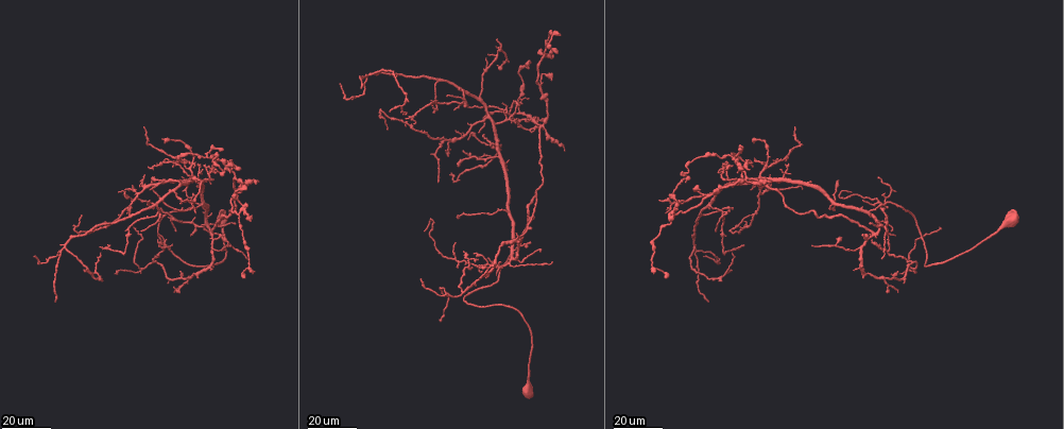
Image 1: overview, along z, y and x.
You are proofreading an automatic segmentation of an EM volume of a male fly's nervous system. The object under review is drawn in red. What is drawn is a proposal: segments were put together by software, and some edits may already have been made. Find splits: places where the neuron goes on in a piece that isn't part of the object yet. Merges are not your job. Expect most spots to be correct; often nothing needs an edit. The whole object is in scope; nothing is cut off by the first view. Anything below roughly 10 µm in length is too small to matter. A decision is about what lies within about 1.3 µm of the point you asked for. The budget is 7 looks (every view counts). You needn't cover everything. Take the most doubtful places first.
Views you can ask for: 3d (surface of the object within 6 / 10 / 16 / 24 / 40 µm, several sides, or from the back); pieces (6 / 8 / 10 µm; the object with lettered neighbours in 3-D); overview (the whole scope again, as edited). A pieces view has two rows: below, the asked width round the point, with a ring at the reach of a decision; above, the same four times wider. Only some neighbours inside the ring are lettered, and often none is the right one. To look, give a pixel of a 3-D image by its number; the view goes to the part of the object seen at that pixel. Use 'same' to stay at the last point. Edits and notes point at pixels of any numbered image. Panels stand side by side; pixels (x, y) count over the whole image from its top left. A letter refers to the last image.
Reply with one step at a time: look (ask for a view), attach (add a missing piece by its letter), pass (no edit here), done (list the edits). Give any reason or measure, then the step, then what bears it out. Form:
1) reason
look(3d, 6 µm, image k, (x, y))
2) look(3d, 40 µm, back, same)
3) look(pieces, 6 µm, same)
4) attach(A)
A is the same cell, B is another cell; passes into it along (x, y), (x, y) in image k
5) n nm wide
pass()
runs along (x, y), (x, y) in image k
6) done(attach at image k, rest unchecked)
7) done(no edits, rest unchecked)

long arm stops here
look(3d, 16 µm, image 1, (838, 179))

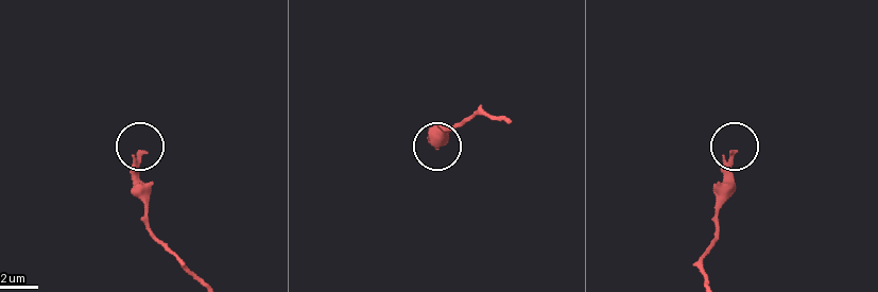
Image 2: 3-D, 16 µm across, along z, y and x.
what lies round it
look(pieces, 10 µm, image 2, (732, 152))

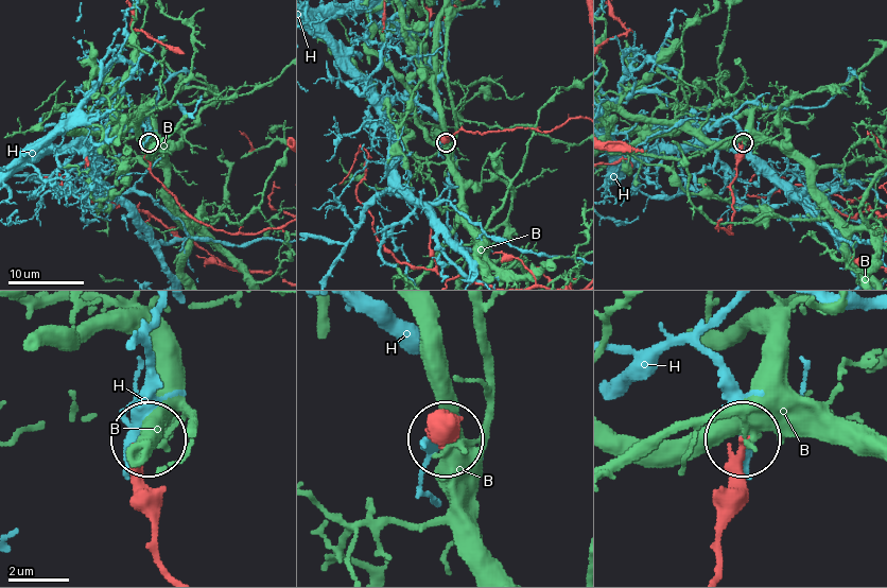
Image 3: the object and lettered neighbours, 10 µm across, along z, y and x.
pass()
B and H are other cells; no lettered piece goes on from it

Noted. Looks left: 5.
long arm stops here
look(3d, 16 µm, image 1, (360, 89))

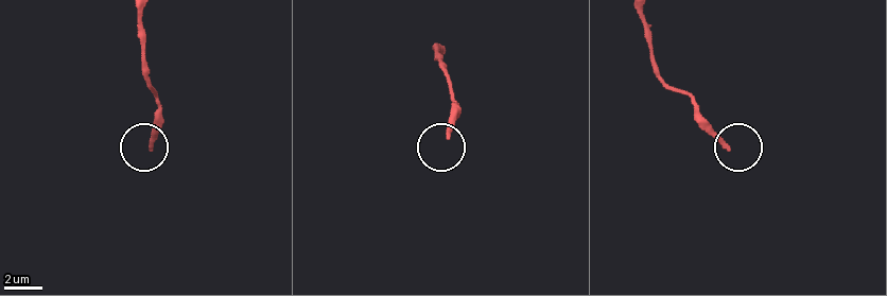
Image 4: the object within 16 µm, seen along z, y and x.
what lies round it
look(pieces, 8 µm, image 4, (151, 148))

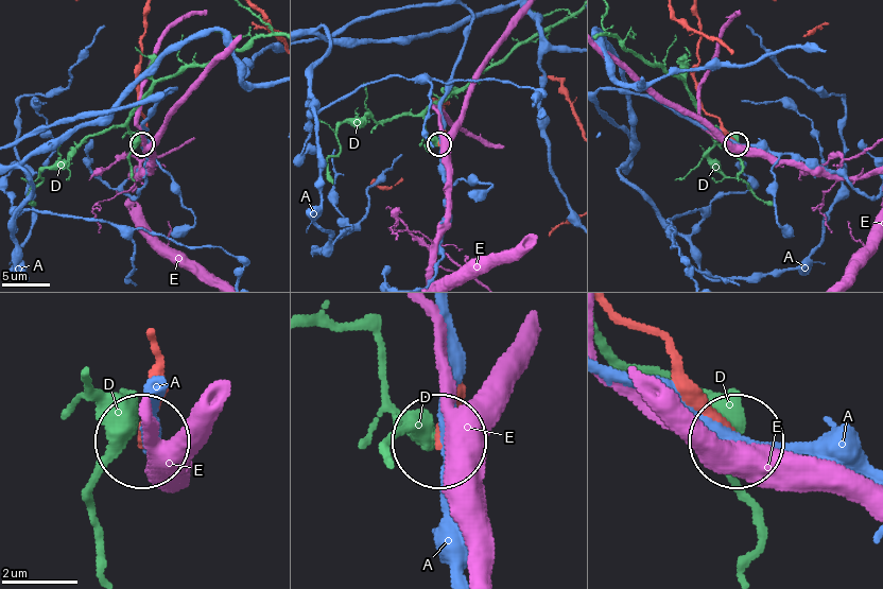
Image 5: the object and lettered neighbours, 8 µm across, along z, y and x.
220 nm wide
pass()
A, D and E are other cells; runs along (622, 313), (660, 335), (689, 393), (733, 436) in image 5; none of them fits

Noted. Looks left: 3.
tapers out
look(3d, 16 µm, image 1, (454, 244))

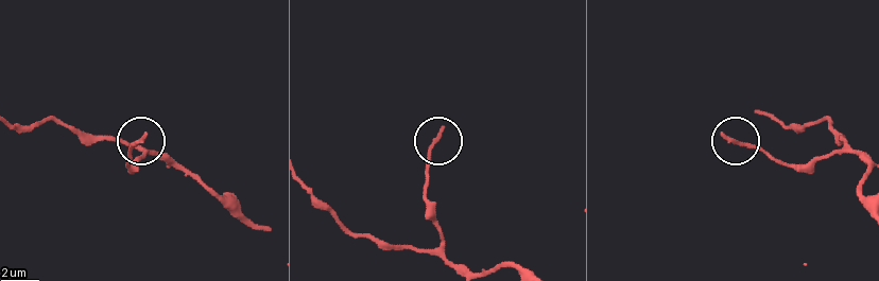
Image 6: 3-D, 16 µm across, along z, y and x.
see the neighbours
look(pieces, 10 µm, image 6, (146, 135))

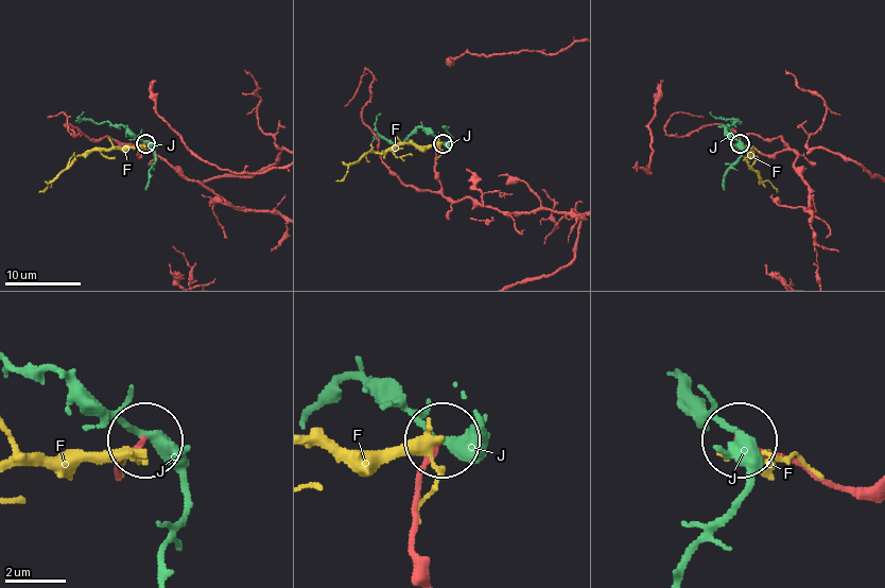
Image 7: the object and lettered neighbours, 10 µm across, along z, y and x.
pass()
F and J are other cells; runs along (503, 212), (443, 193), (435, 169), (443, 143) in image 7; no lettered piece goes on from it

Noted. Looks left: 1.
done(no edits, rest unchecked)

